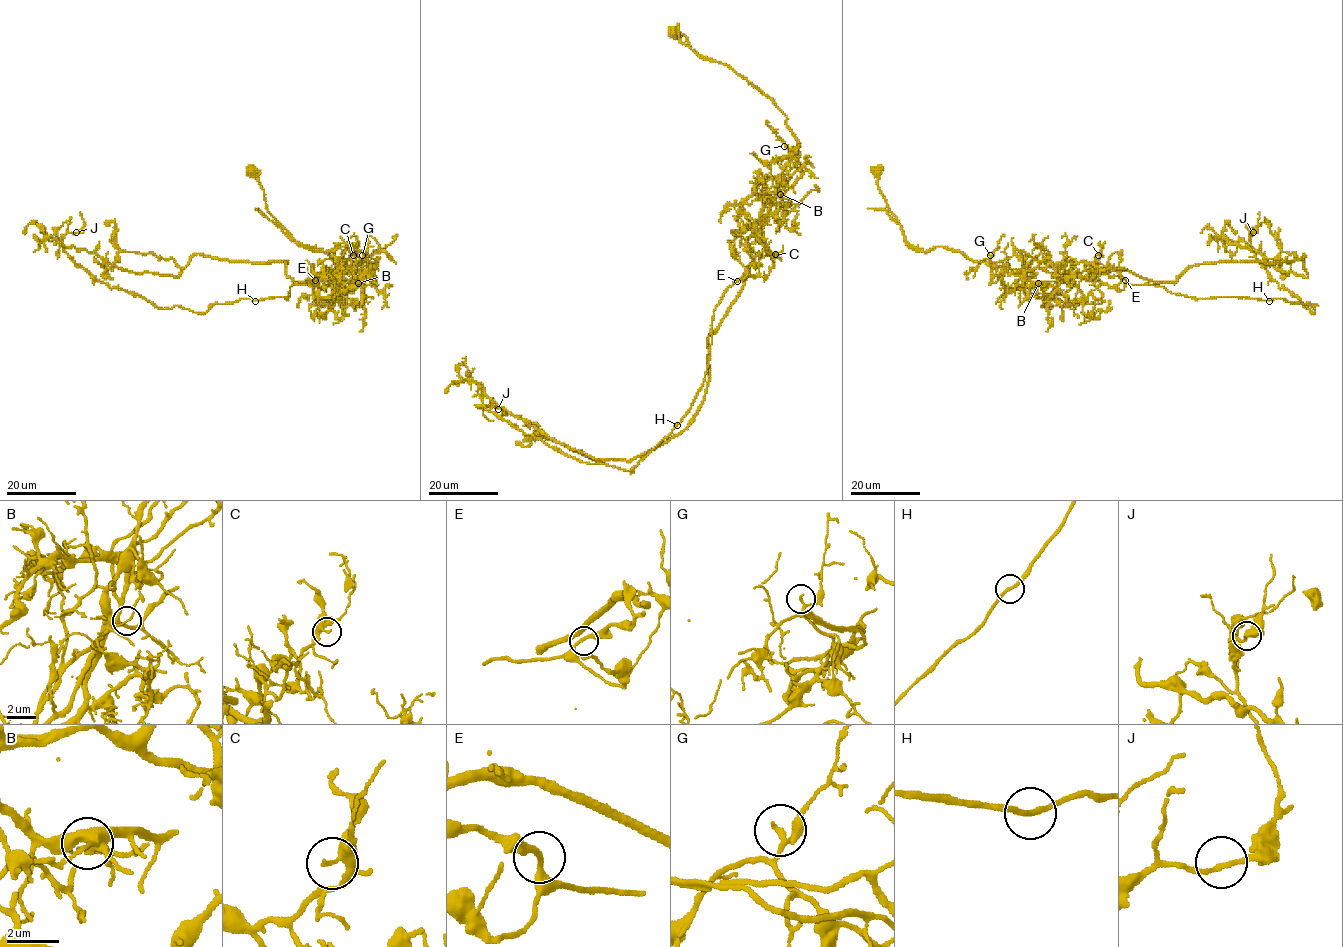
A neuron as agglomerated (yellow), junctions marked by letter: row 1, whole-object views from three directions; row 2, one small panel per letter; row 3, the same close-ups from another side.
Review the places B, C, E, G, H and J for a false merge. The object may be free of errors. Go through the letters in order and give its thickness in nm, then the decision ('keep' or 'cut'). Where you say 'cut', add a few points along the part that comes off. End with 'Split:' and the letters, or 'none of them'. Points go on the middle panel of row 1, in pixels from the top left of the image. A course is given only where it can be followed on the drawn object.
B: 110 nm thick; cut; foreign part runs (780, 194), (749, 239), (749, 269), (715, 308), (693, 403), (638, 464), (581, 462), (482, 406), (502, 415)
C: 240 nm thick; keep
E: 220 nm thick; keep
G: 150 nm thick; keep
H: 200 nm thick; keep
J: 170 nm thick; keep
Split: B

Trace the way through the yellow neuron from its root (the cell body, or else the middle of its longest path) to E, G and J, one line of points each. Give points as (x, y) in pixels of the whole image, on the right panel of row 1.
E: (1112, 271), (1110, 276), (1125, 280)
G: (1112, 271), (1073, 275), (1057, 267), (1020, 271), (1001, 269), (990, 261), (990, 255)
J: (1112, 271), (1110, 276), (1130, 284), (1197, 299), (1284, 299), (1308, 303), (1314, 313), (1258, 262), (1253, 232)

